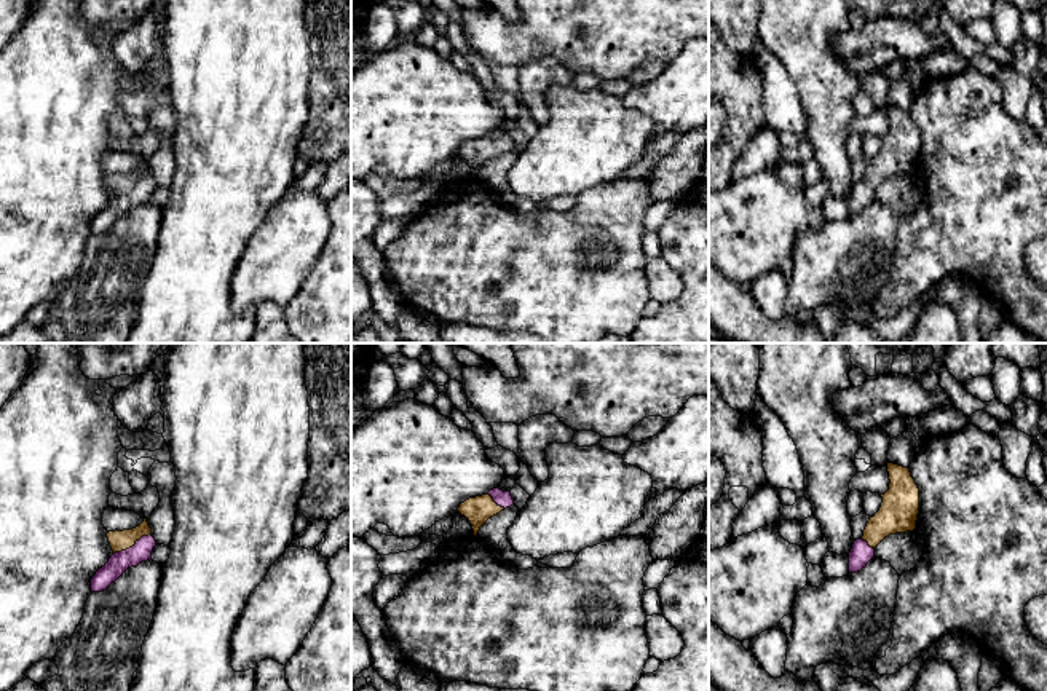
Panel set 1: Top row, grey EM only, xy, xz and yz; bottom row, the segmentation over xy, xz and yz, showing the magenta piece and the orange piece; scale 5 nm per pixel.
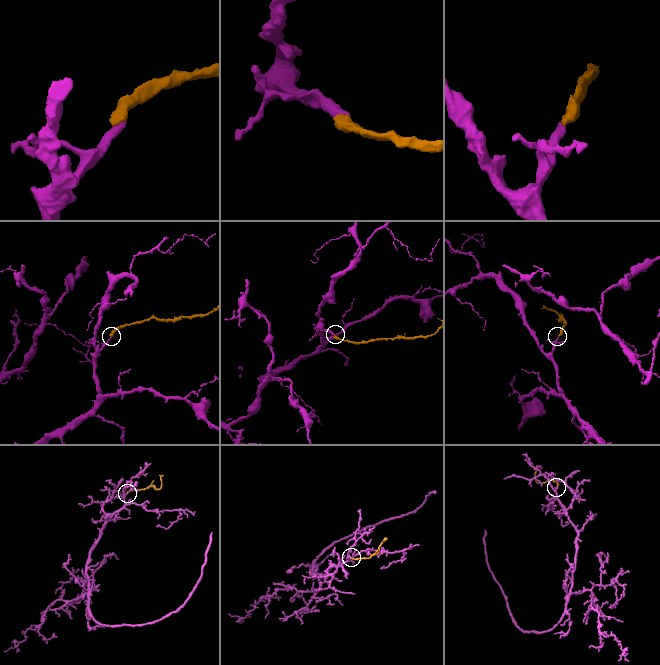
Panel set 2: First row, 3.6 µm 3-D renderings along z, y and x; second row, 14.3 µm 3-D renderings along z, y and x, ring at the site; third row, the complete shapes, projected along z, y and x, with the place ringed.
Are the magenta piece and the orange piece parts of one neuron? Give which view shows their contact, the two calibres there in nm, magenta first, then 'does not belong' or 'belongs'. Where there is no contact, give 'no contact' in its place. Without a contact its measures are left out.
xy | 100/100 nm | belongs

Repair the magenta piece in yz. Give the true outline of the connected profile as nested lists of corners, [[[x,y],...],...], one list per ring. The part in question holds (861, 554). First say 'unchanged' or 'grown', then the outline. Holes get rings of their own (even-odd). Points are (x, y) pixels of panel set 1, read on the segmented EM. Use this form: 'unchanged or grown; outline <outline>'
grown; outline [[[887,463],[889,490],[881,495],[879,511],[870,517],[863,536],[855,539],[849,552],[849,573],[857,573],[875,557],[875,547],[889,535],[916,528],[919,514],[919,488],[908,468]]]

